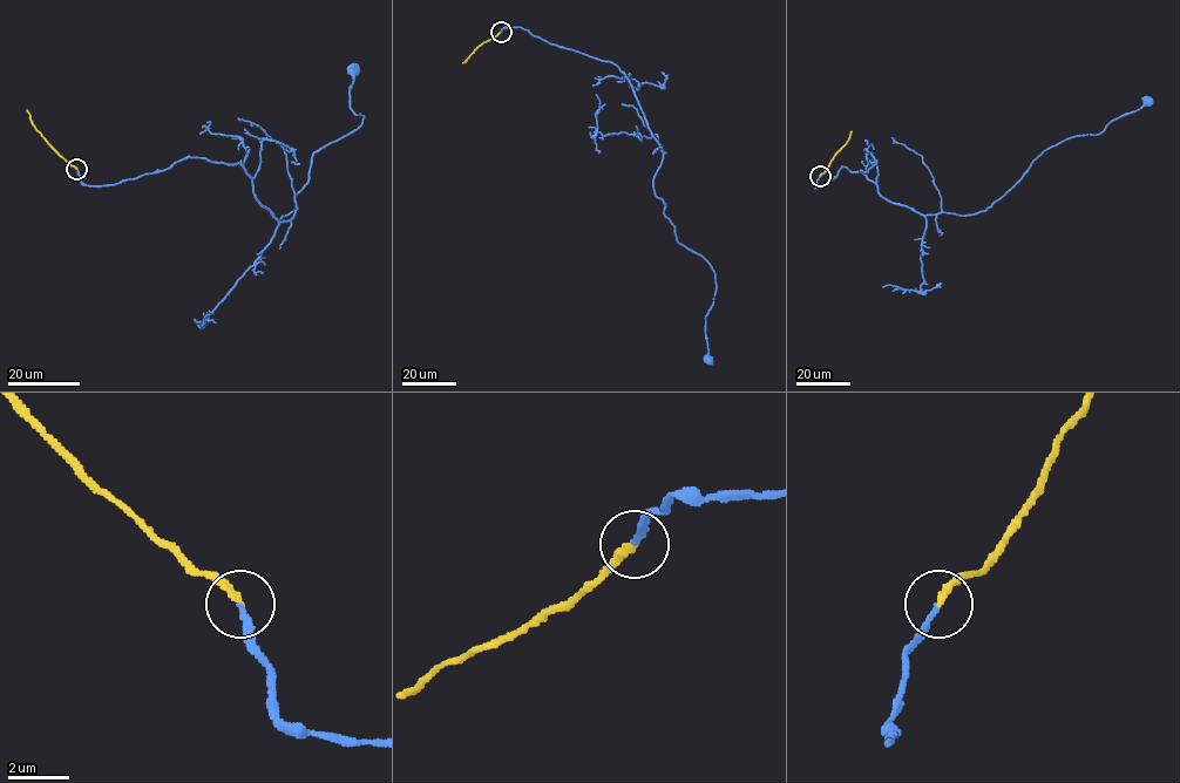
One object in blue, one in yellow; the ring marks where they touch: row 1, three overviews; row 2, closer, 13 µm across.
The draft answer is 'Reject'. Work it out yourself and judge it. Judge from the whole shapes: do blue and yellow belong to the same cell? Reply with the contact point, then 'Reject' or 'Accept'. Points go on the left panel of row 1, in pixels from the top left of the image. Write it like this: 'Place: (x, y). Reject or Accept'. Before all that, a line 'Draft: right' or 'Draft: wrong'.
Draft: wrong
Place: (76, 169). Accept

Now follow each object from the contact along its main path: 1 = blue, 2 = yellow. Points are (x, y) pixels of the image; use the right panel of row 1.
1: (820, 176), (815, 188), (846, 167), (924, 216), (976, 213), (1043, 151), (1100, 133), (1147, 101)
2: (820, 176), (852, 130)

